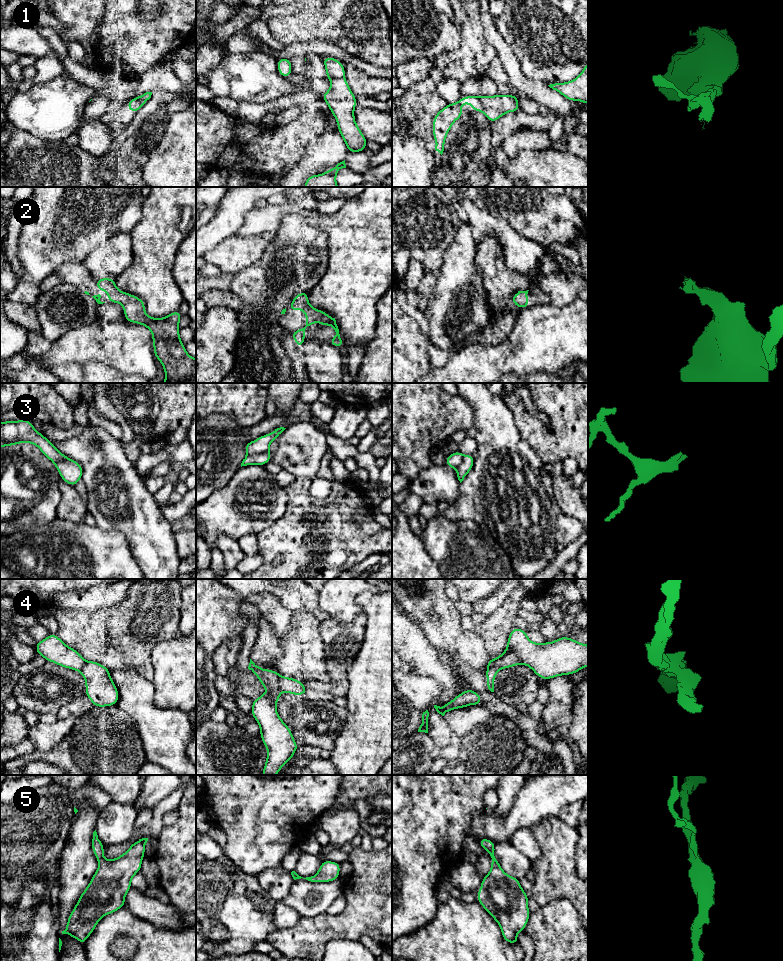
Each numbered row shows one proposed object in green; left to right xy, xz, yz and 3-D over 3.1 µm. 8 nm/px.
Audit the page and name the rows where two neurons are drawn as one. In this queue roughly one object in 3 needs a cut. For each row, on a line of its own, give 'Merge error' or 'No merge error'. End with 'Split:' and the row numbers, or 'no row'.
1: No merge error
2: No merge error
3: No merge error
4: Merge error
5: No merge error
Split: 4

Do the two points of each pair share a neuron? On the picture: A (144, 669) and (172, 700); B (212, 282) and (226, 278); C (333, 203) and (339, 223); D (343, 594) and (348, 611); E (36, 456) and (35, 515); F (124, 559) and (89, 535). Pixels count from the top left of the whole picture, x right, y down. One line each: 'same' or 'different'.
A: different
B: same
C: different
D: same
E: same
F: same

